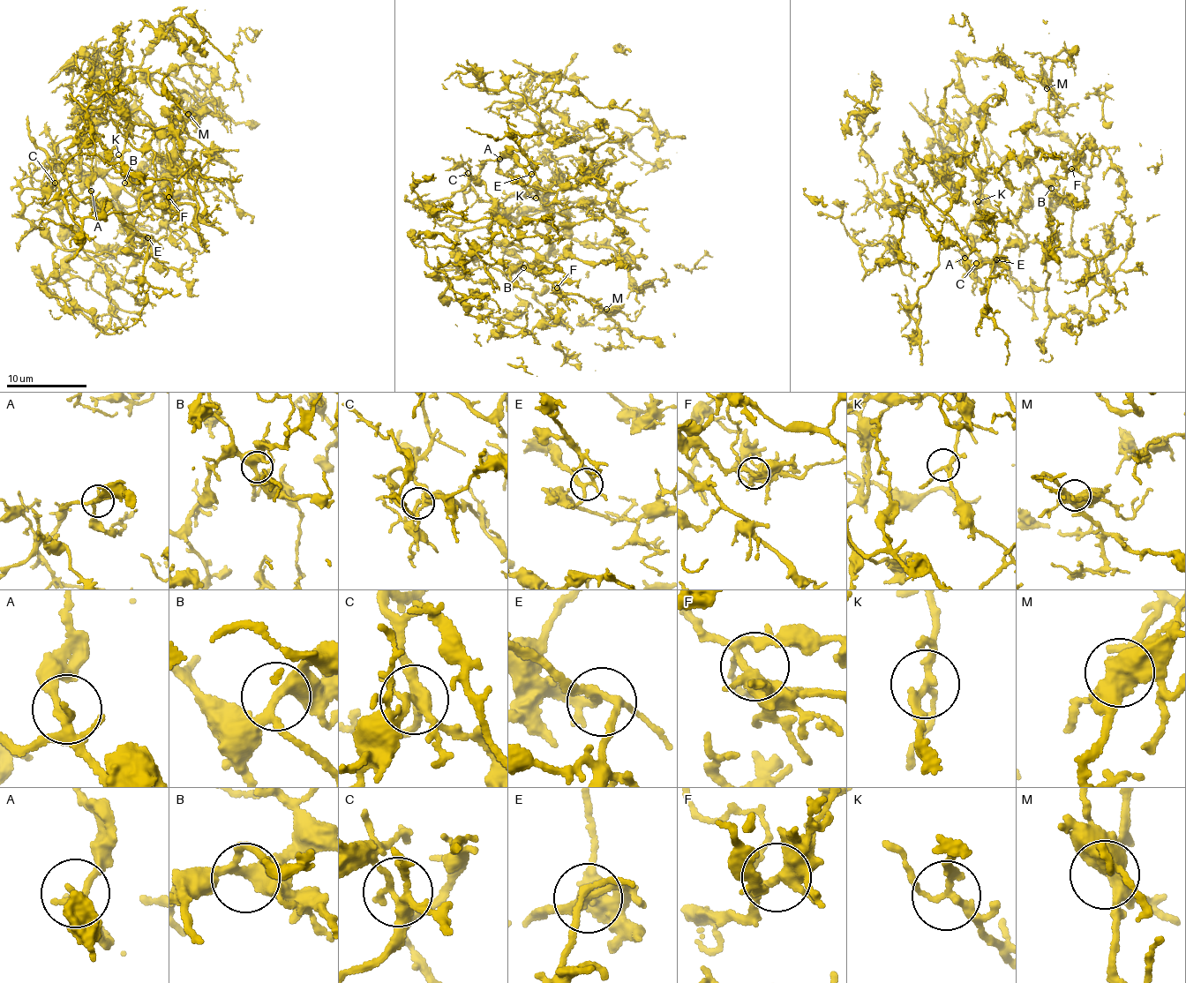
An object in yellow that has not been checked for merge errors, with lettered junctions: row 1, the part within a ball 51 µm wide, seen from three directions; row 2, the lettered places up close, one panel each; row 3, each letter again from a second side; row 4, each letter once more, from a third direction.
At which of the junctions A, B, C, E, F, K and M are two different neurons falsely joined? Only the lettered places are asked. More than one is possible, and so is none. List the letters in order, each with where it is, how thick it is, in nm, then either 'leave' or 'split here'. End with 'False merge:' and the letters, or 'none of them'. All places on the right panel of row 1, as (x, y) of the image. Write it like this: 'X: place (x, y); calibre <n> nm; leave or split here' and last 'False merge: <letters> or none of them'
A: place (964, 258); calibre 220 nm; leave
B: place (1051, 188); calibre 360 nm; leave
C: place (976, 263); calibre 280 nm; leave
E: place (996, 259); calibre 200 nm; leave
F: place (1071, 168); calibre 320 nm; leave
K: place (978, 201); calibre 170 nm; leave
M: place (1047, 88); calibre 500 nm; leave
False merge: none of them

